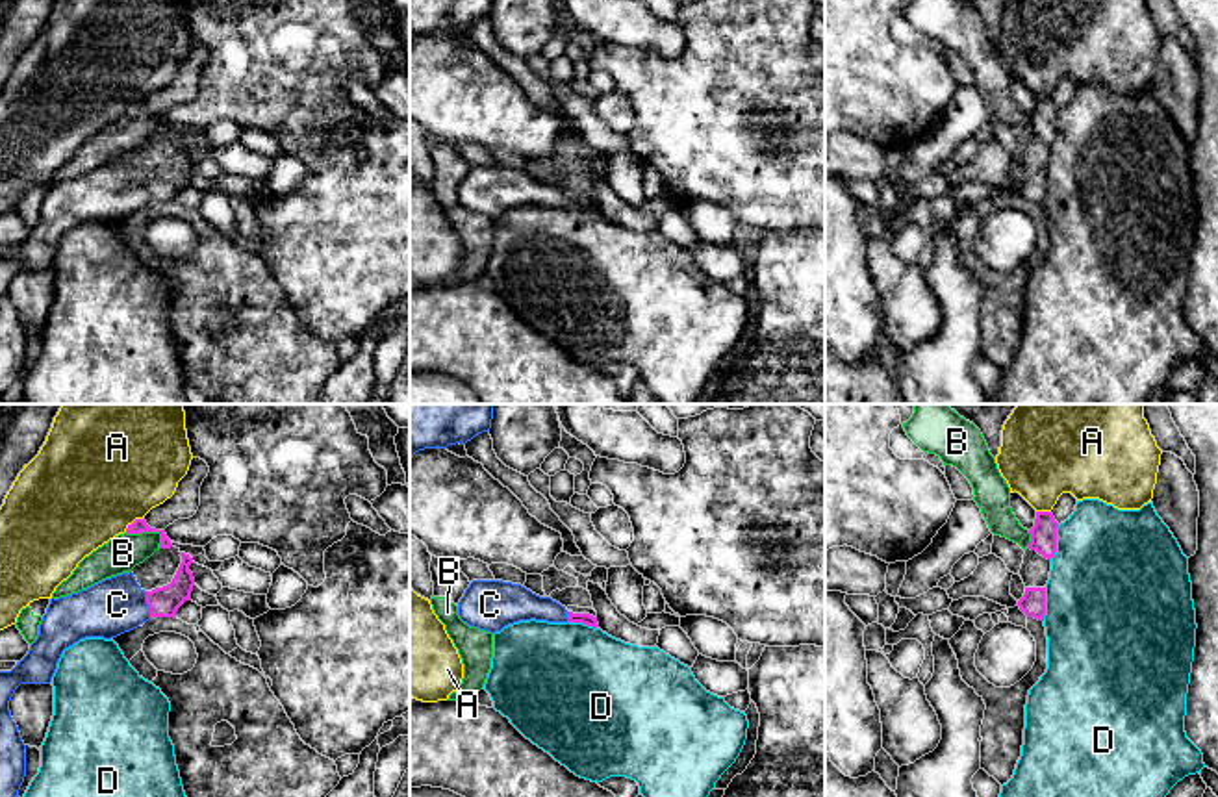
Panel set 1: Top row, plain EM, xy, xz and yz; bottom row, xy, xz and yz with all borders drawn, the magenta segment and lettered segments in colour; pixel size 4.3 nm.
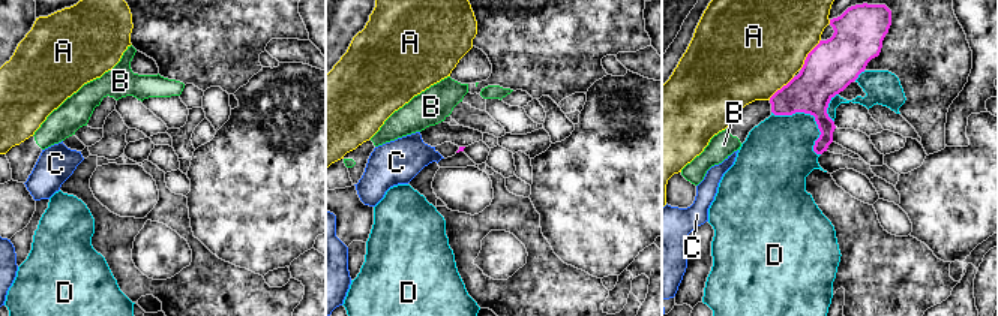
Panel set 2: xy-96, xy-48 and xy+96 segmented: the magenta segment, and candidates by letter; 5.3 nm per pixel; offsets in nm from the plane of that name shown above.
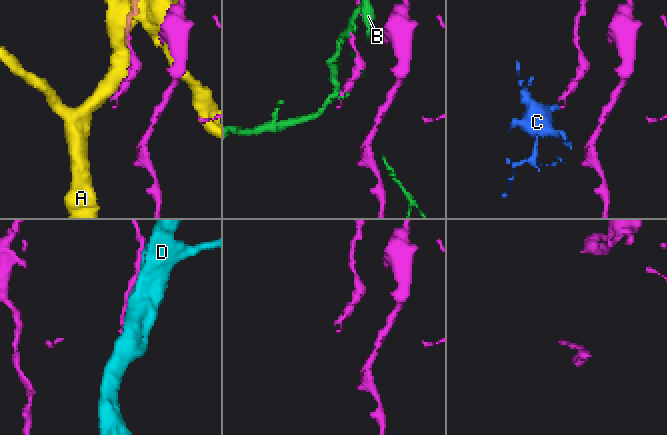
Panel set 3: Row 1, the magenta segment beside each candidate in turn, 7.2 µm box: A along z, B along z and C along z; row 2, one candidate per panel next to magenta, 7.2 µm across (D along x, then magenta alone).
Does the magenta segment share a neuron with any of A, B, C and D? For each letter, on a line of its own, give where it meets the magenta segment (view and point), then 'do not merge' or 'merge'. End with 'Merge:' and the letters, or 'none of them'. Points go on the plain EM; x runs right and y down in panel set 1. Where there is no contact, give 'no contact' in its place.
A: contact xy (132, 108); do not merge
B: contact xy (147, 115); do not merge
C: contact xy (147, 188); merge
D: contact yz (1055, 126); do not merge
Merge: C

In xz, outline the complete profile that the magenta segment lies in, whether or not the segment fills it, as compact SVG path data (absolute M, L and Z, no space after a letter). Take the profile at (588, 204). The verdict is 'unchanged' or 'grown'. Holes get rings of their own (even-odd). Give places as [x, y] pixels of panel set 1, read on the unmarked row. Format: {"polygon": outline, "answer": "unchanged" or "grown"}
{"polygon": "M473 165L458 187L458 200L469 211L501 217L519 206L582 208L597 213L597 202L573 198L551 182L539 182L521 169Z", "answer": "grown"}

